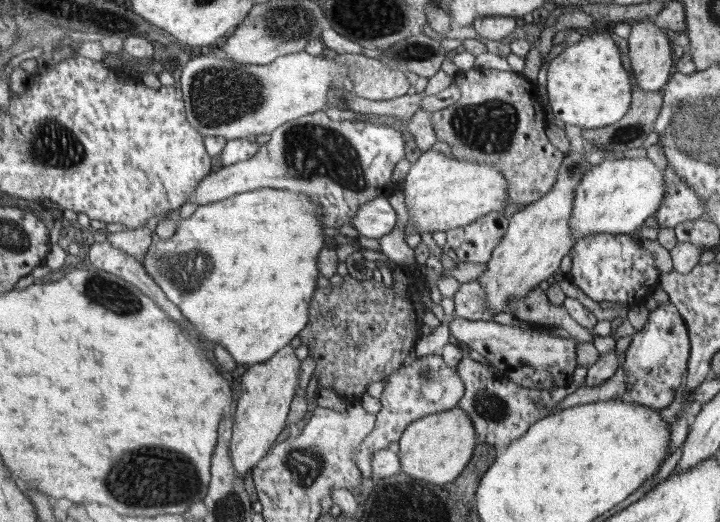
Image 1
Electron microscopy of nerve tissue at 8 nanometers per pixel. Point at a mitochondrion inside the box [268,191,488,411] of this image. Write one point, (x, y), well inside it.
(426, 373)

